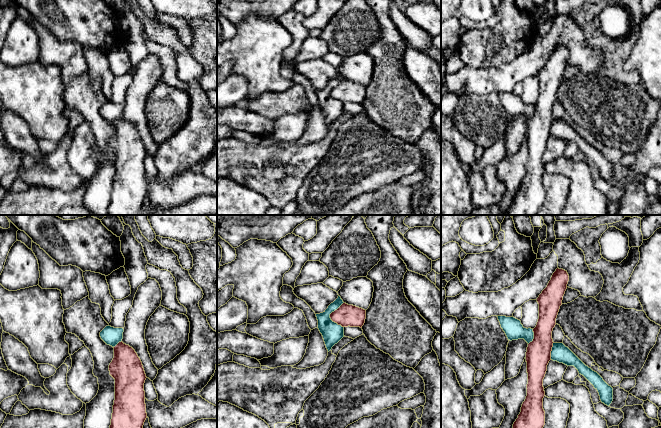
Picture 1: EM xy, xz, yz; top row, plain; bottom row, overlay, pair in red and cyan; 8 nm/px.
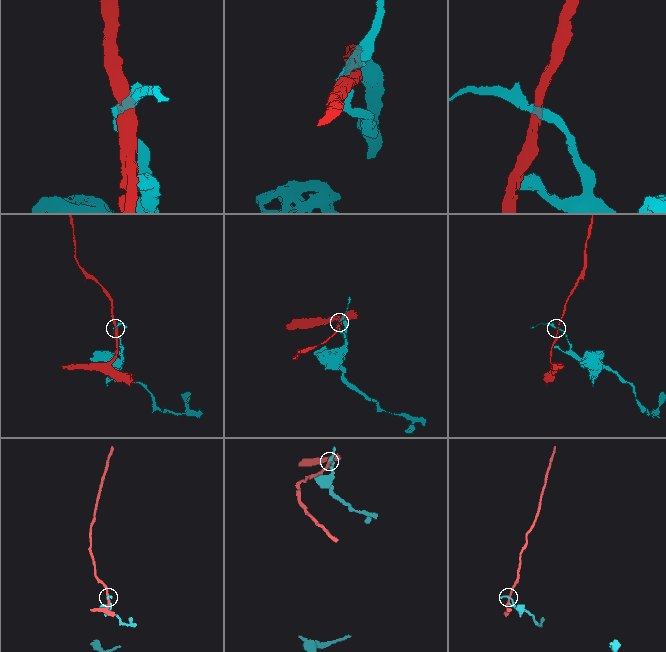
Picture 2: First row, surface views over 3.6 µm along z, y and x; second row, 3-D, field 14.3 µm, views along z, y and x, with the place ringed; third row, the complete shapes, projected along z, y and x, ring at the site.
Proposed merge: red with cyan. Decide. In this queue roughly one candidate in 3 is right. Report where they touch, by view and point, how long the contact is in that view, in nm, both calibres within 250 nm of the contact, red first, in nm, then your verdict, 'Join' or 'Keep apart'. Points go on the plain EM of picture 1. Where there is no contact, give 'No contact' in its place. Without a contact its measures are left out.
Touches red at xz (330, 92). Shared border 200 nm. Thickness 180 nm (red) against 170 nm. Keep apart

